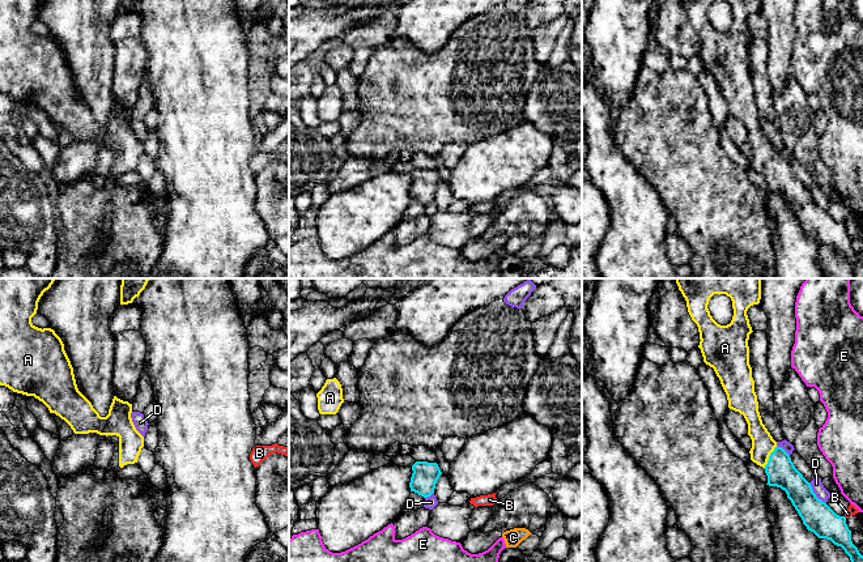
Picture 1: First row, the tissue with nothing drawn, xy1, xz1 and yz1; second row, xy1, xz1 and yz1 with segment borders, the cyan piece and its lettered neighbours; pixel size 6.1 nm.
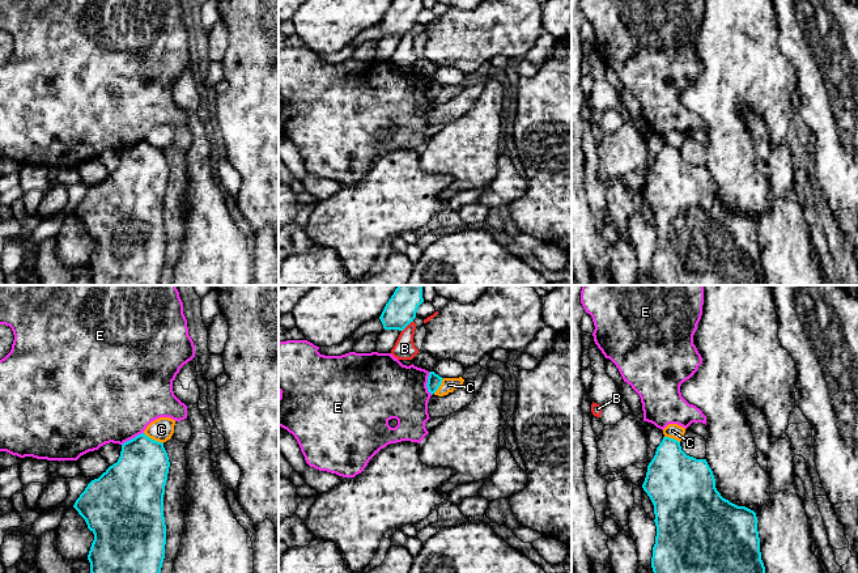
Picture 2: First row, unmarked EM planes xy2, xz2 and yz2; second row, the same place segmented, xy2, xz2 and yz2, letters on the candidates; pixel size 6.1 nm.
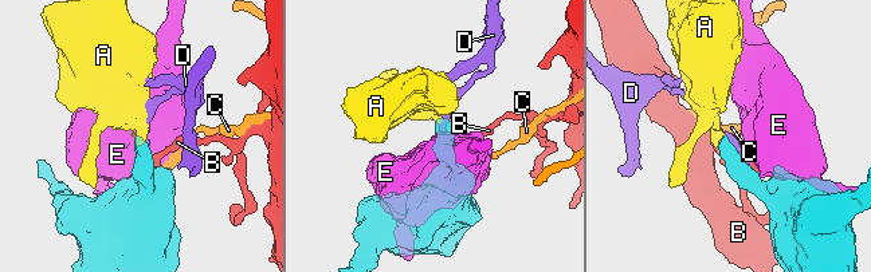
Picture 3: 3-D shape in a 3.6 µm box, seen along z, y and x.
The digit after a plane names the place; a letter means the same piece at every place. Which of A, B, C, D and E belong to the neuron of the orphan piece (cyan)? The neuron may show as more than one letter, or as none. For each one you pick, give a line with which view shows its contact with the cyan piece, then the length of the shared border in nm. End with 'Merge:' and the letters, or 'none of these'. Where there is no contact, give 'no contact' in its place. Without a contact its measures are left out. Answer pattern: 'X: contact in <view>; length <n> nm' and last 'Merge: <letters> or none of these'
A: contact in yz1; length 170 nm
Merge: A

